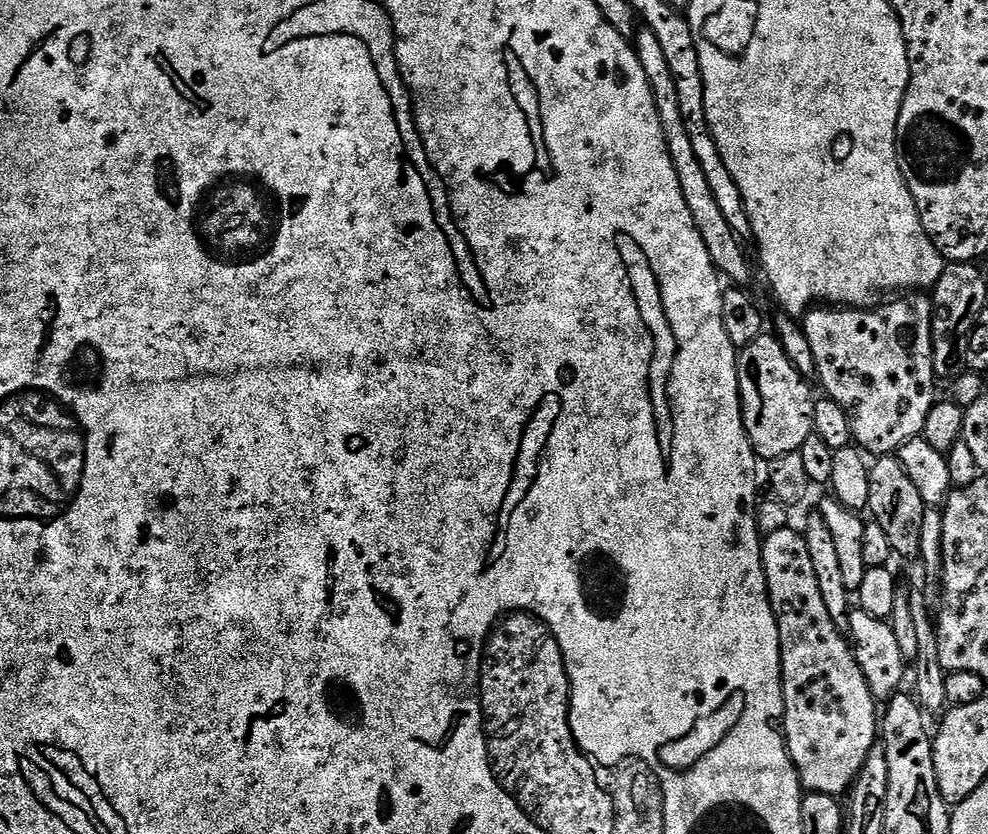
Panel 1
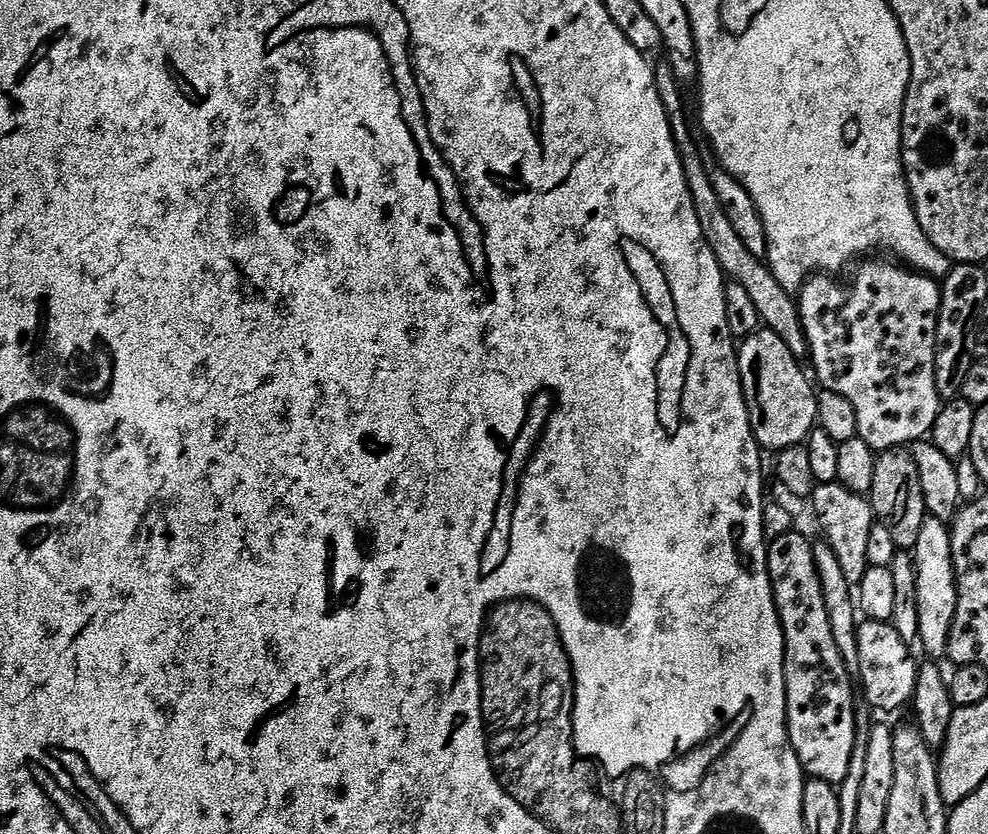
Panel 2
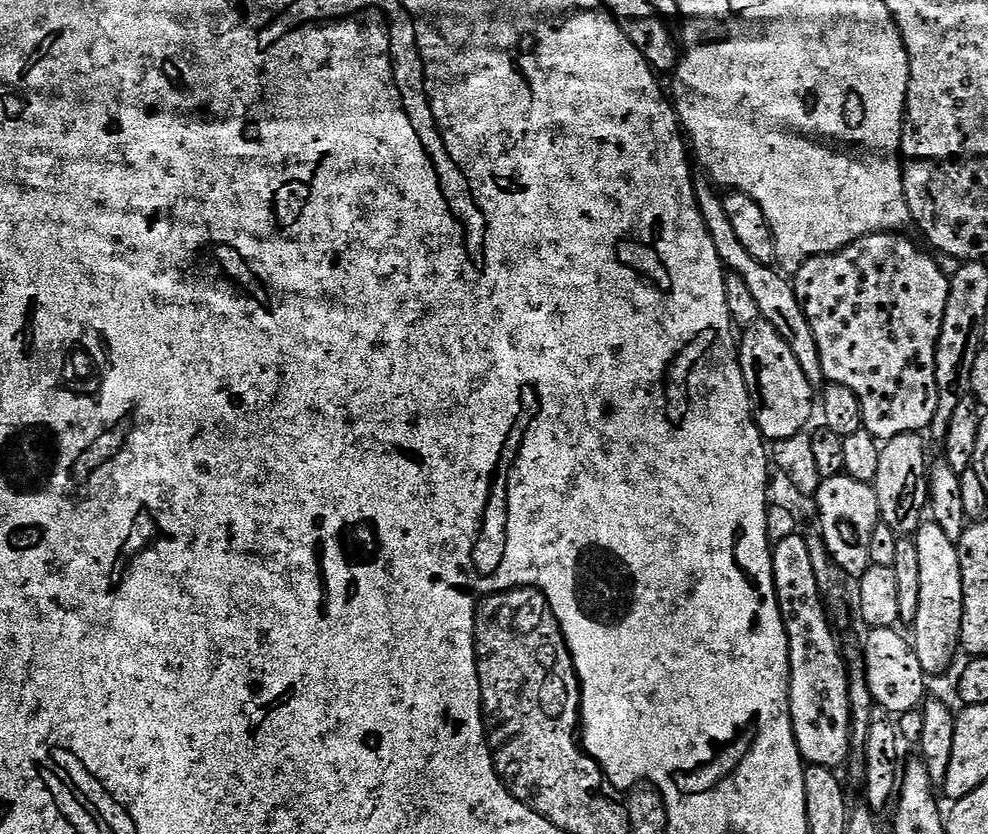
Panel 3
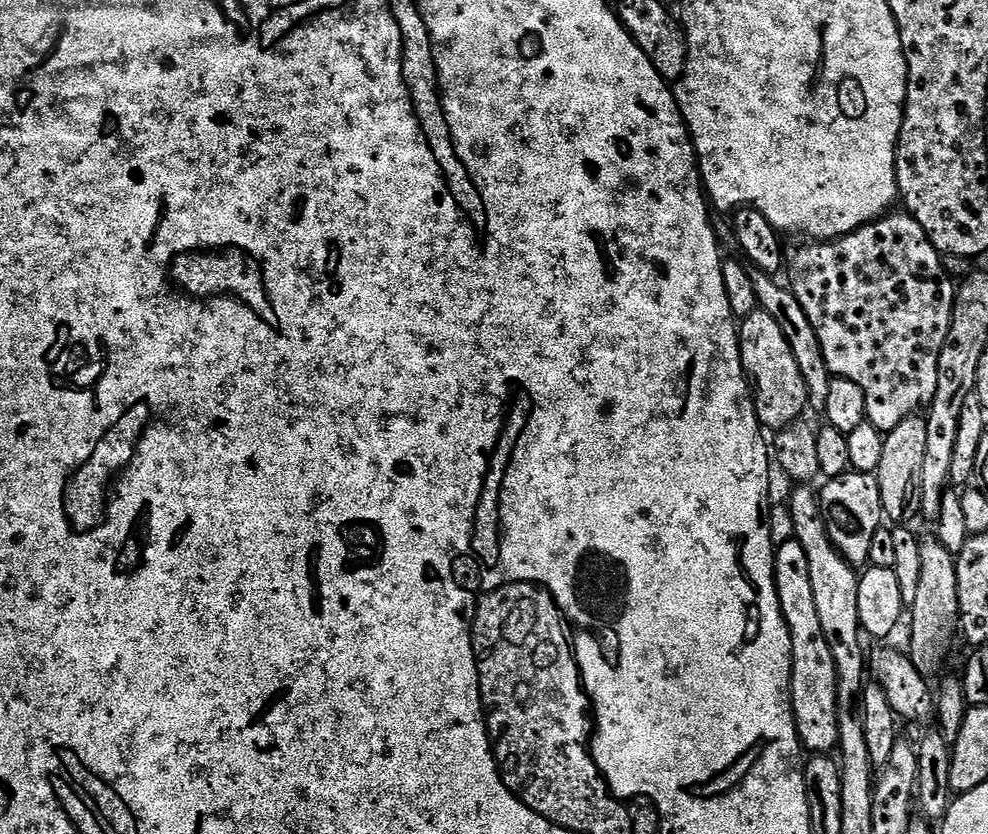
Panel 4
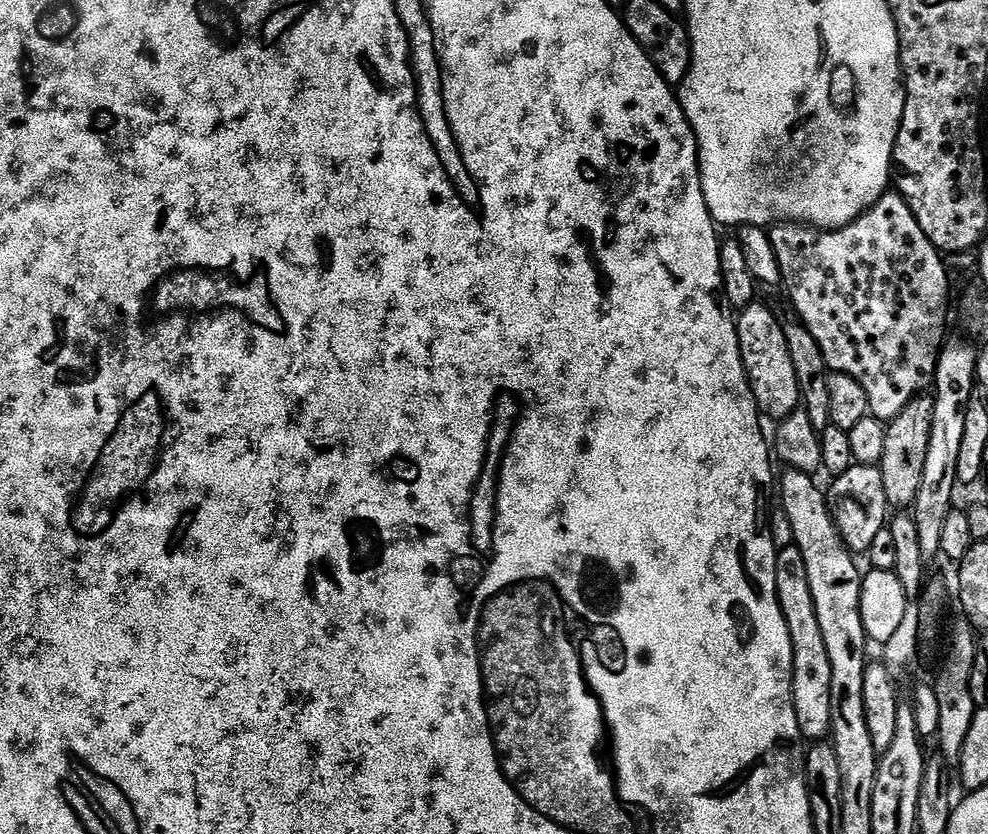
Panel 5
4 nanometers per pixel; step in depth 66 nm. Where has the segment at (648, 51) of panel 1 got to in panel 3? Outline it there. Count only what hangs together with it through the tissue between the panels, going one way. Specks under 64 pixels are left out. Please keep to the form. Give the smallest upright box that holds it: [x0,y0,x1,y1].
[692,177,826,389]

